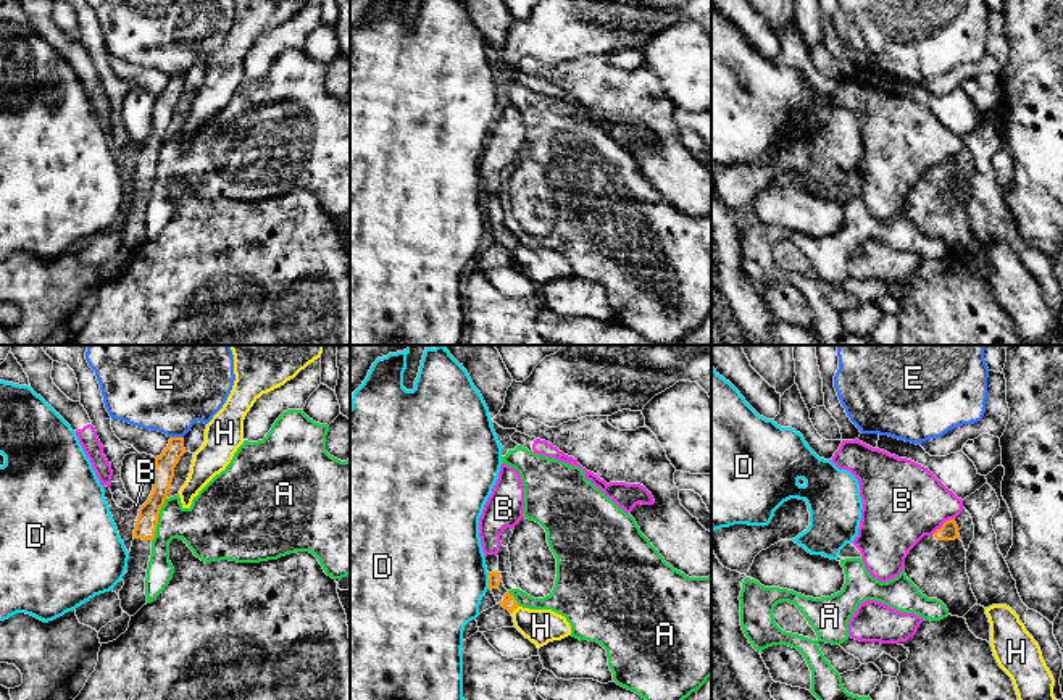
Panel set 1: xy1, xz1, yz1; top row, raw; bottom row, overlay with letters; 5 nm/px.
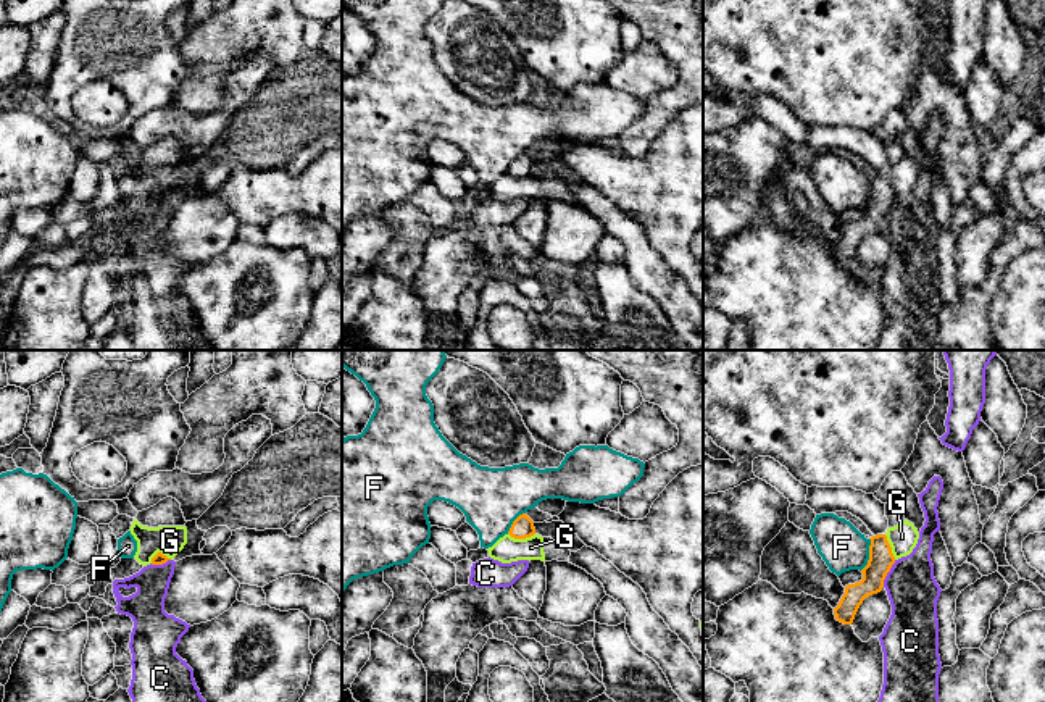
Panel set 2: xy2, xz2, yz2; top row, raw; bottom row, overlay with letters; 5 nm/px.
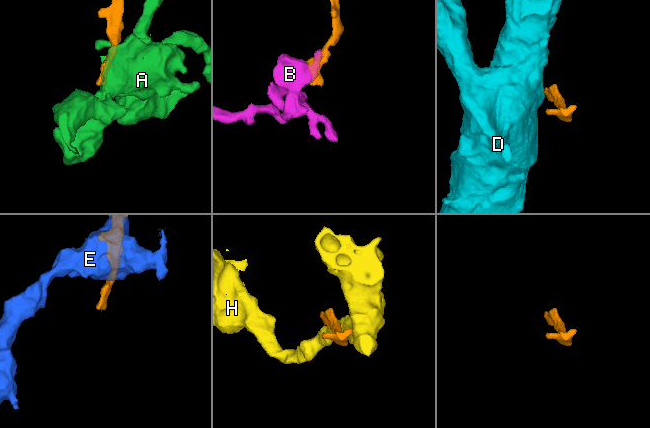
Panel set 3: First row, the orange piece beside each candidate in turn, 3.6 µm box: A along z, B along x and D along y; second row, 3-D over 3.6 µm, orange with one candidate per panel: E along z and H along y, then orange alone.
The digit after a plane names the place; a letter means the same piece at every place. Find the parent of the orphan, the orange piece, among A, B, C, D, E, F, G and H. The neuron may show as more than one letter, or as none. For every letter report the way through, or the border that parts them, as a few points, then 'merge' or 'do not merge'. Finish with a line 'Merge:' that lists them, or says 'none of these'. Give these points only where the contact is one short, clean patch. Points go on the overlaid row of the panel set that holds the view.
A: border xy1 (166, 497), (152, 541); do not merge
B: border yz1 (954, 516), (931, 534); do not merge
C: border yz2 (895, 560), (882, 586); do not merge
D: border xz1 (487, 573), (489, 587); do not merge
E: do not merge
F: border yz2 (871, 539), (868, 562), (860, 570); do not merge
G: border xz2 (508, 533), (515, 538), (534, 534); do not merge
H: border xz1 (518, 605), (512, 613); do not merge
Merge: none of these

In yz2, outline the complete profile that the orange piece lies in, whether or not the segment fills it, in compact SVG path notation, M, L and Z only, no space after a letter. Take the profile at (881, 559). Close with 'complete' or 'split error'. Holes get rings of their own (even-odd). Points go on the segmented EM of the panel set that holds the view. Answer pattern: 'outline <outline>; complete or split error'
outline M872 536L869 545L869 560L861 570L863 579L860 583L845 586L845 594L834 608L835 620L843 625L851 625L863 600L882 591L884 579L893 563L895 557L887 536Z; complete

